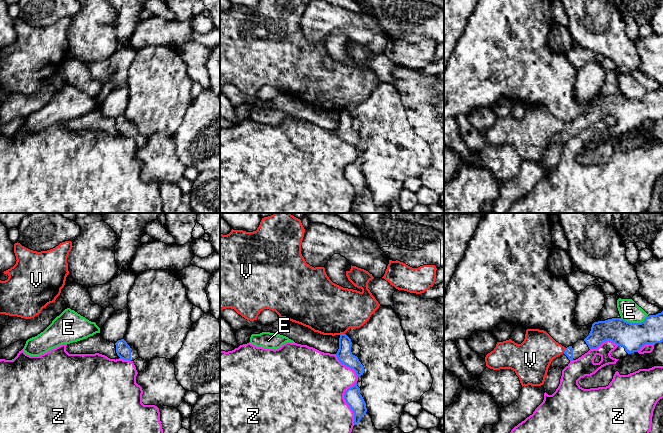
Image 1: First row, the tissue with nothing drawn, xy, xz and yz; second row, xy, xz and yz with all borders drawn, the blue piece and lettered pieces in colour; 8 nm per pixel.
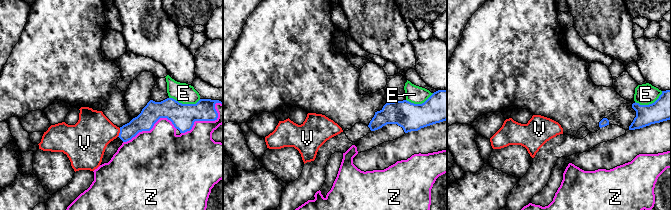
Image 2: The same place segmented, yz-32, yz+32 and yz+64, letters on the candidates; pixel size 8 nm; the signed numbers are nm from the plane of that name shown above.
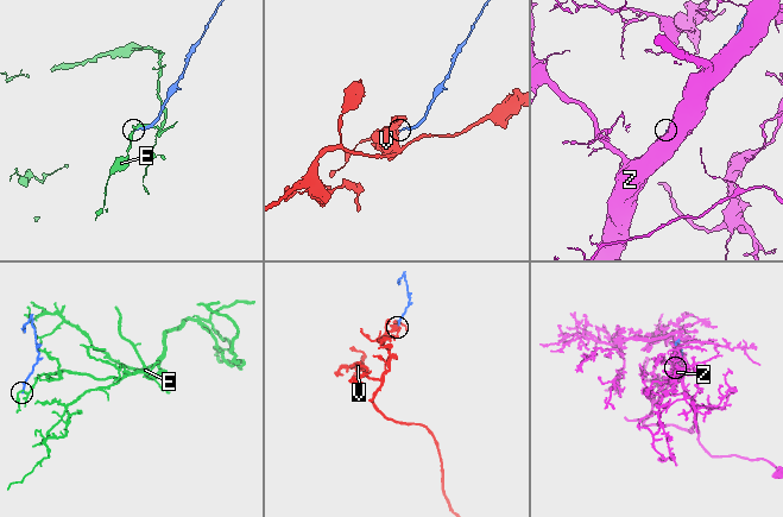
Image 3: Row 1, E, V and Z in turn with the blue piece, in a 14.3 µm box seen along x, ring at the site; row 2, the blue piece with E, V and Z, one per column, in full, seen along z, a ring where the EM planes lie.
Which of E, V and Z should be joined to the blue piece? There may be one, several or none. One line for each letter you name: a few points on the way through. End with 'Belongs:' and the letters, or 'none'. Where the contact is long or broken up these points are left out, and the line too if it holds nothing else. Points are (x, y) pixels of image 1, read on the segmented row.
Belongs: none

